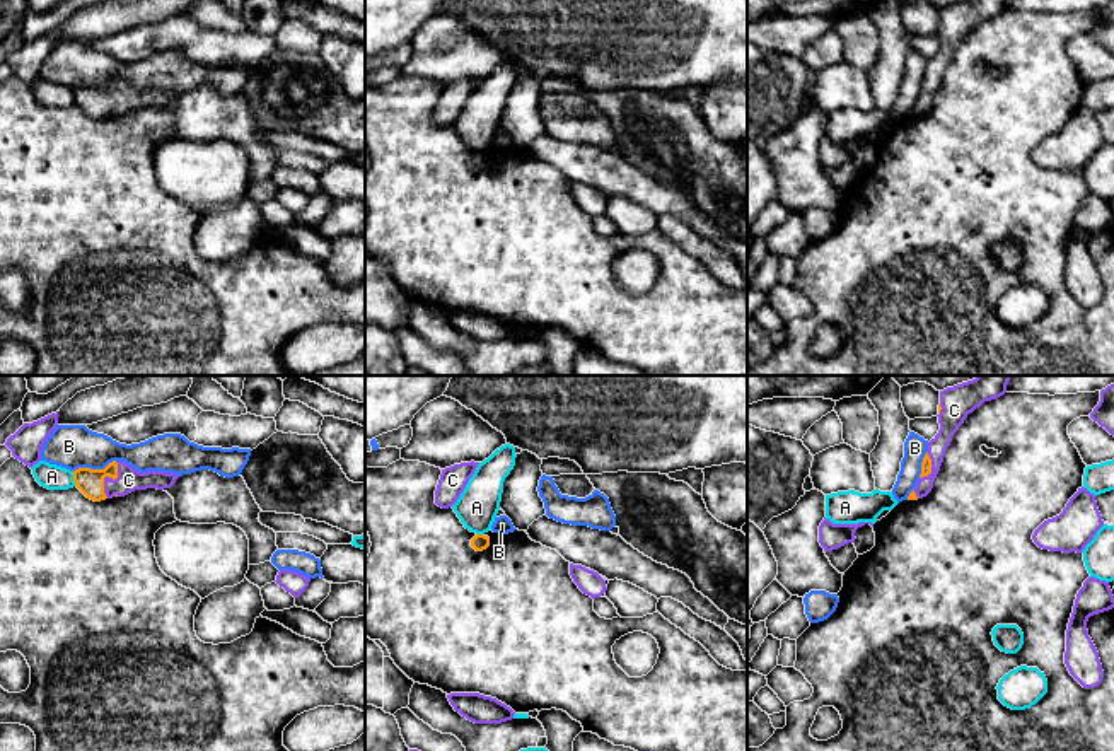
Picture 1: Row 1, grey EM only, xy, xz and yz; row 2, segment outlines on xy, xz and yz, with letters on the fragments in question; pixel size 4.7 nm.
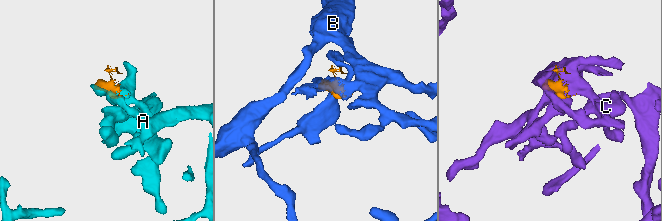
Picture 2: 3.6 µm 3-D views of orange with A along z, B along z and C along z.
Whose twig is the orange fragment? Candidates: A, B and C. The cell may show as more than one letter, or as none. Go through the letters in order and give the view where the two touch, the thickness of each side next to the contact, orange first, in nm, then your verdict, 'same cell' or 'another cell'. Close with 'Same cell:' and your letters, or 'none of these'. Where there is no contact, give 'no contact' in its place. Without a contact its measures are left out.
A: xy | 130/120 nm | another cell
B: xy | 130/200 nm | another cell
C: xy | 130/120 nm | same cell
Same cell: C

